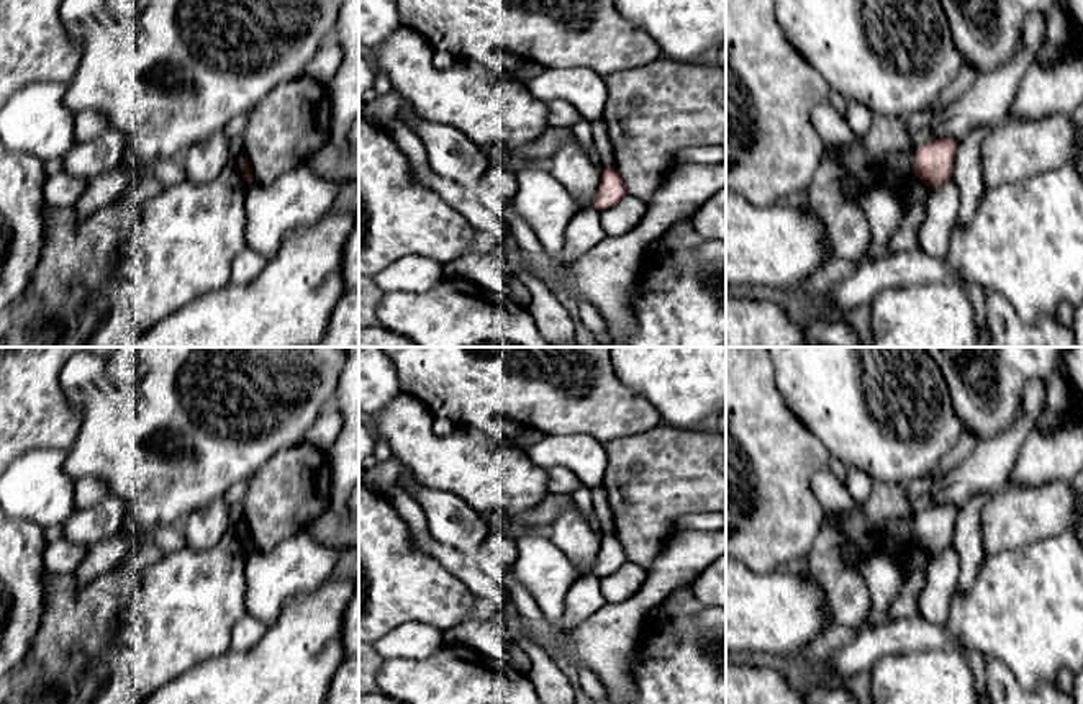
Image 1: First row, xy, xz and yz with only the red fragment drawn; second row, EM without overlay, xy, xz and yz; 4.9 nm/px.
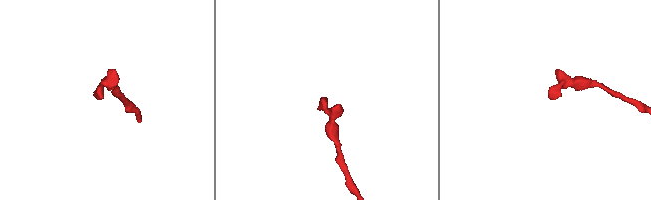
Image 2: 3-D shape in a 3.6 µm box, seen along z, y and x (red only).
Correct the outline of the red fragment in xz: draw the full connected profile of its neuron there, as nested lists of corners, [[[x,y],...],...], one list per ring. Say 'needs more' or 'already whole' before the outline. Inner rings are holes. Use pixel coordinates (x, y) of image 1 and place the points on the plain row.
already whole | [[[614,534],[601,535],[600,552],[591,573],[598,578],[609,576],[626,563],[626,552]]]

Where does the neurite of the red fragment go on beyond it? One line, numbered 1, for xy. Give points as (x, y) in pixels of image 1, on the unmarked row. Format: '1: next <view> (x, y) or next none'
1: next none

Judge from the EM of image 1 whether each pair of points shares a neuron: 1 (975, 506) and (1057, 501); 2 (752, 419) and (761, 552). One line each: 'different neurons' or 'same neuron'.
1: different neurons
2: same neuron

